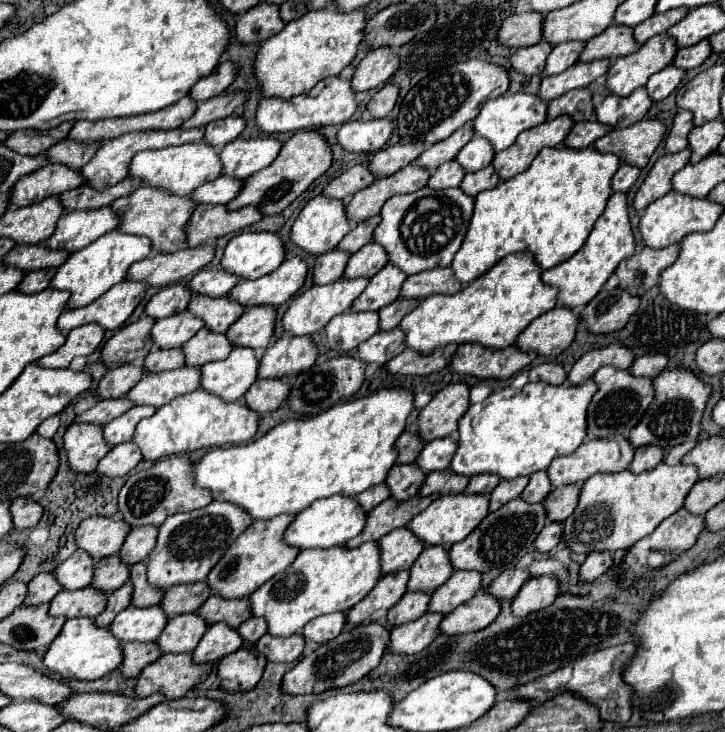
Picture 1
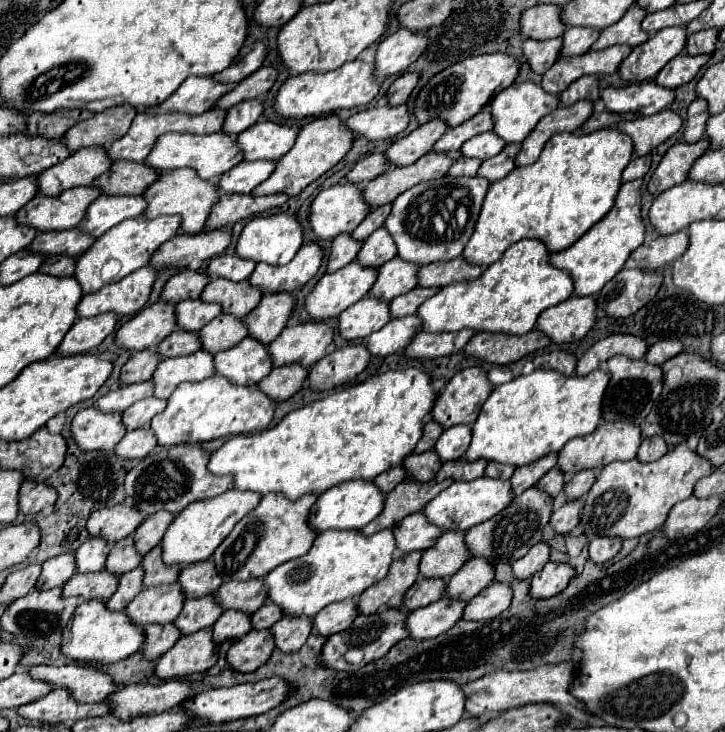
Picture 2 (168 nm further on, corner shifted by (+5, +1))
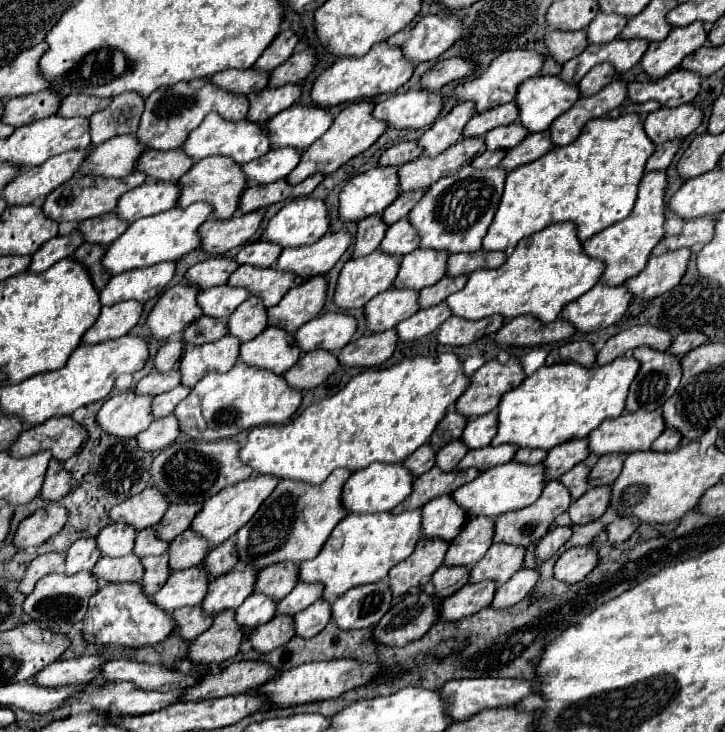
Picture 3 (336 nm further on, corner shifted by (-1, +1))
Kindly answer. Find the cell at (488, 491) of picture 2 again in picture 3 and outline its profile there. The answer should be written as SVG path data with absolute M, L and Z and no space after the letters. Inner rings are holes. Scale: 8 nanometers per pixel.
M512 459L504 465L496 465L480 473L480 477L462 485L458 491L454 491L452 497L460 507L464 507L468 517L476 517L476 515L496 517L496 515L532 505L540 497L540 491L544 489L546 483L548 479L544 475L544 463L526 465L526 463L516 463L516 459Z

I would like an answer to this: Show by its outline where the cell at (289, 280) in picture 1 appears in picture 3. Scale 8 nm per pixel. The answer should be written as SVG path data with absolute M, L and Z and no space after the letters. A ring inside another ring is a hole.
M348 231L328 233L308 247L298 247L298 249L288 247L288 251L282 251L274 267L282 271L288 269L296 273L298 279L326 275L350 245L352 245L352 235Z

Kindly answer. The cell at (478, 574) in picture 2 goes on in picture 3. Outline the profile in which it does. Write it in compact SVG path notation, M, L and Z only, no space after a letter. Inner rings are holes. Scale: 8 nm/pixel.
M494 543L488 553L478 561L470 571L470 583L478 581L494 581L506 583L518 569L522 569L526 555L526 547L510 547L506 543Z

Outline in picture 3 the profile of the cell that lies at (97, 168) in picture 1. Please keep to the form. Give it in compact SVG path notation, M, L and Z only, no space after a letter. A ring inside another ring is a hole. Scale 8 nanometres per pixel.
M194 79L192 83L176 83L176 87L164 87L160 91L154 91L146 99L146 109L142 113L142 121L138 127L138 139L146 143L150 149L170 151L184 145L184 139L188 139L190 131L194 131L204 117L210 111L218 111L224 119L238 121L244 119L248 113L248 97L228 93L220 87L214 87L210 79Z

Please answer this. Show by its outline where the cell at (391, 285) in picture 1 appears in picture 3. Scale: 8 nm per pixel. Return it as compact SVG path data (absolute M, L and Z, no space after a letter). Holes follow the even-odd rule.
M416 249L408 255L404 255L400 273L394 281L394 287L398 289L424 289L434 283L438 283L446 275L446 251L436 249Z

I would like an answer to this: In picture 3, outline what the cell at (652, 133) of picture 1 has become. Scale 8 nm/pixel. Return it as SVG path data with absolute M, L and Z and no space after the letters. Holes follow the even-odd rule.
M692 103L680 105L676 109L662 107L646 117L644 129L646 129L646 135L656 145L660 145L672 139L684 139L702 123L702 119L704 119L702 109L698 109Z

